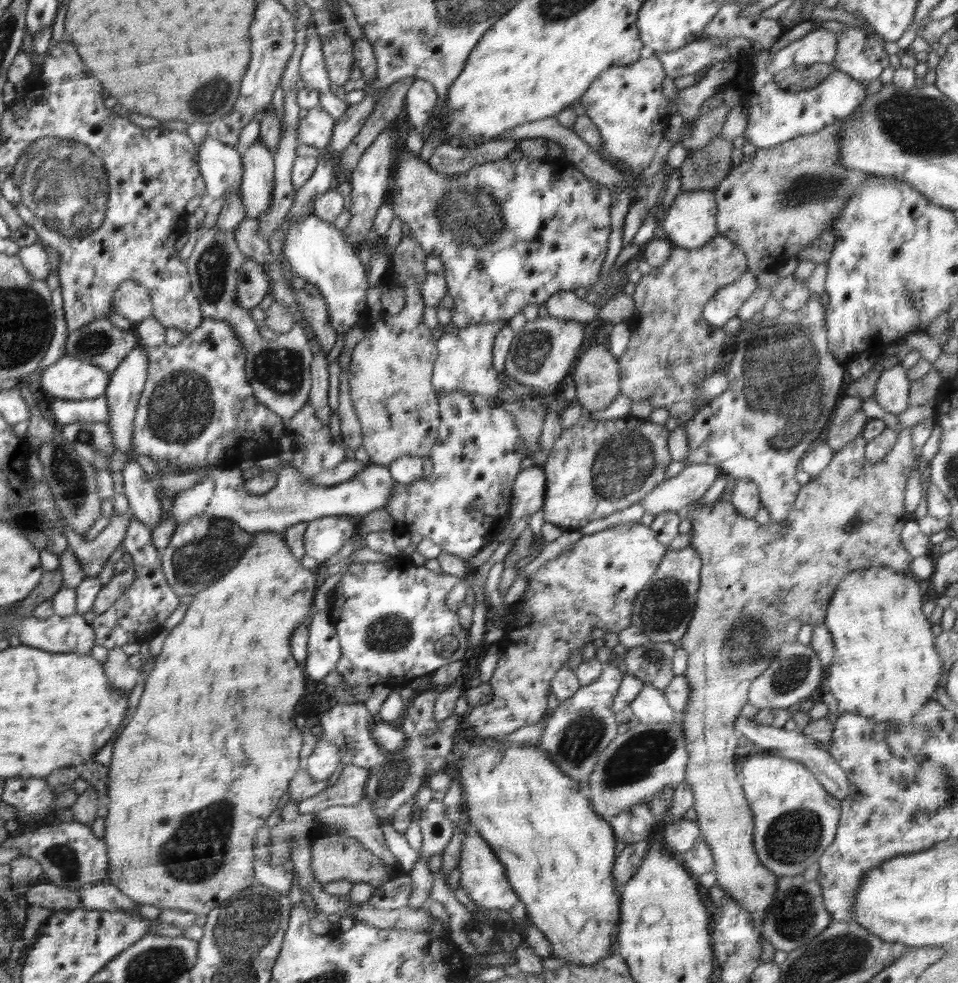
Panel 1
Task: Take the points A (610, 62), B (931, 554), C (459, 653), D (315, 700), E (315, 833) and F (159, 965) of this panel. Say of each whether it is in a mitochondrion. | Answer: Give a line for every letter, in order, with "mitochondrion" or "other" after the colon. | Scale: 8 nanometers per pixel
A: other
B: other
C: other
D: mitochondrion
E: other
F: mitochondrion

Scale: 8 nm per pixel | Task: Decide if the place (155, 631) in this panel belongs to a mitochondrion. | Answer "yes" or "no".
no

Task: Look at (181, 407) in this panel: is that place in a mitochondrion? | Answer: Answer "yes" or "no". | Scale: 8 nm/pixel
yes

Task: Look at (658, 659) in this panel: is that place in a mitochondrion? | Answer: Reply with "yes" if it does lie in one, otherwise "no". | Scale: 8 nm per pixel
yes

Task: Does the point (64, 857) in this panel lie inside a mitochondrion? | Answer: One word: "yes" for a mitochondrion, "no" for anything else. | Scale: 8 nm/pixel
yes

